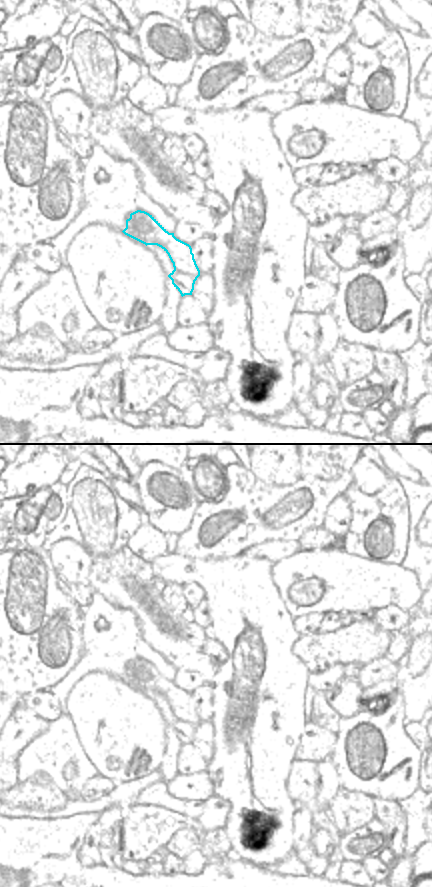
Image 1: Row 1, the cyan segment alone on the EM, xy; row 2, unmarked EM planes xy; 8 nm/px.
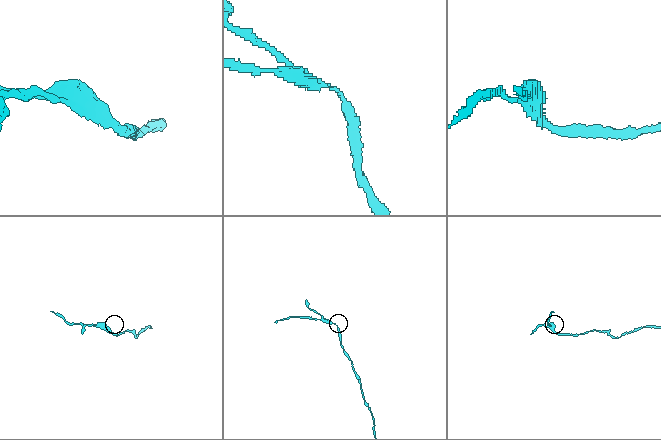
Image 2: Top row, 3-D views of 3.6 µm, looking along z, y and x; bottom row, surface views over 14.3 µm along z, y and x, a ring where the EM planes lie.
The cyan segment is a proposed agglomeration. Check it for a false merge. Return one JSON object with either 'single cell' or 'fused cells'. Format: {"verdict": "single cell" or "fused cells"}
{"verdict": "fused cells"}

